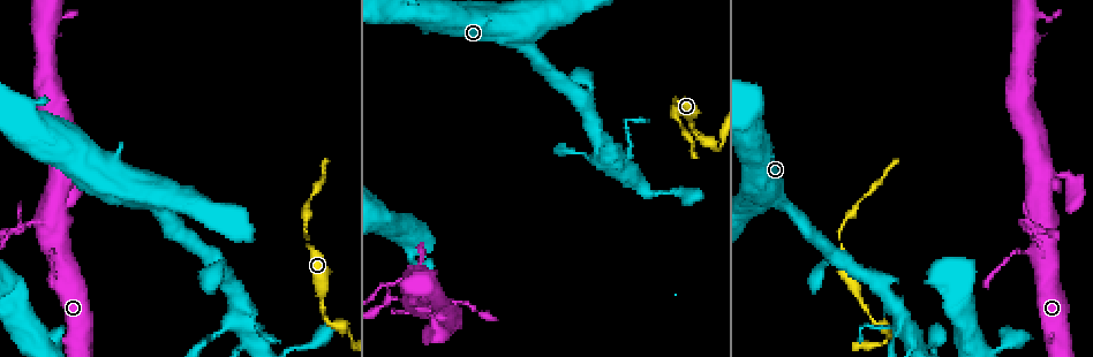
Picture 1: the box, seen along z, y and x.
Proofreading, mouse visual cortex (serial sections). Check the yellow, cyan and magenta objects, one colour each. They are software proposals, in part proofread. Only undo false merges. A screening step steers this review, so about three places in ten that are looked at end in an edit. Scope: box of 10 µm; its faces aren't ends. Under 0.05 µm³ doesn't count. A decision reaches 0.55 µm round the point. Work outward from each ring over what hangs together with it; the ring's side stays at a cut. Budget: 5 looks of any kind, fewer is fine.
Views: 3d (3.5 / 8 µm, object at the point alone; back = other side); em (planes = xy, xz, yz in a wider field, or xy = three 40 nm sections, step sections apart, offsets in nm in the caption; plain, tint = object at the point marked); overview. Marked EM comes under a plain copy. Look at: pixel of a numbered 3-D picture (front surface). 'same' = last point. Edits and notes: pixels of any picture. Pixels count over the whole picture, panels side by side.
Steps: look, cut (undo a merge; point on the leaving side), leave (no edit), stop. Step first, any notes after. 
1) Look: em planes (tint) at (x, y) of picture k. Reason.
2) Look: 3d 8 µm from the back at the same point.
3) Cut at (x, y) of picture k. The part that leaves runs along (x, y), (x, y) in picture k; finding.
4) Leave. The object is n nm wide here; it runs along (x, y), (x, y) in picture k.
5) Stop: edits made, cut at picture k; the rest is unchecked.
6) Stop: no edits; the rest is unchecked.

Look: 3d 3.5 µm at (673, 105) of picture 1. Thick turns thin.

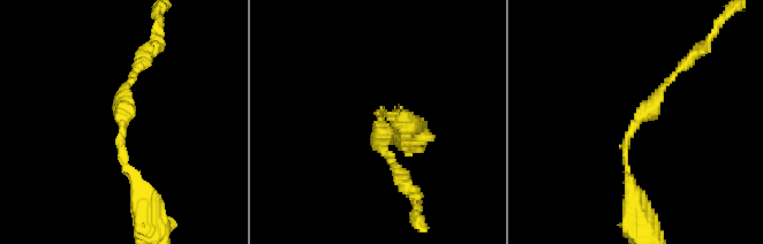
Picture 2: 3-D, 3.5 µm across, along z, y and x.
Look: em xy step 5 (tint) at (380, 119) of picture 2. Need the tissue.

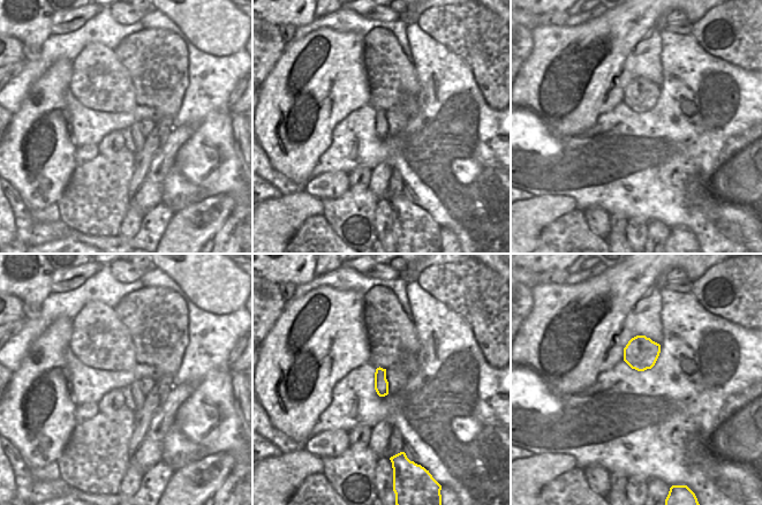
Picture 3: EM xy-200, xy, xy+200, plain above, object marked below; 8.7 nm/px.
Leave. It runs along (635, 199), (626, 142), (679, 68) in picture 2; continuous, no second cell.

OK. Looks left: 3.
Look: 3d 3.5 µm at (1040, 221) of picture 1. Thin neck.

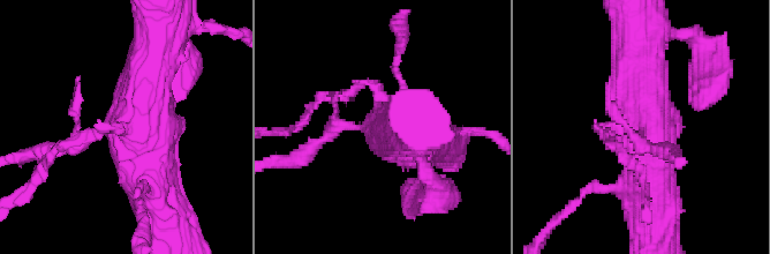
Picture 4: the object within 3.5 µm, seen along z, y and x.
Look: em xy step 5 (tint) at (374, 126) of picture 4. Shape alone is not enough.

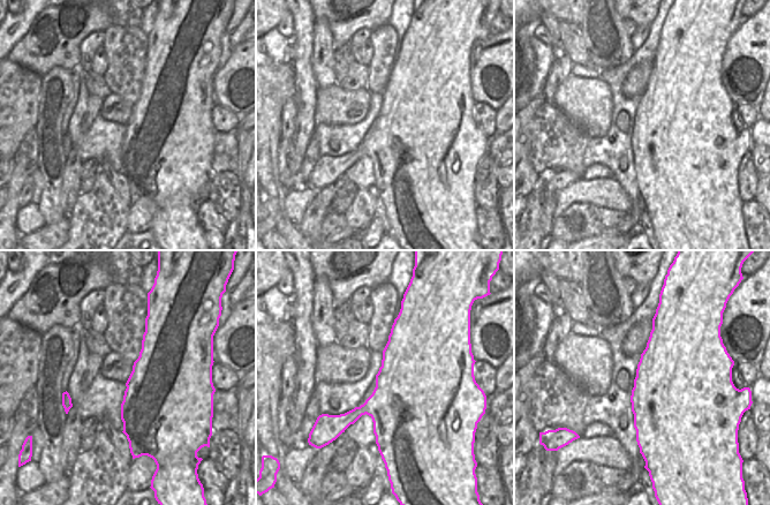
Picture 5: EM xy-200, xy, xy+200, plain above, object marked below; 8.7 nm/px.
Look: em xy step 2 (tint) at the same point. Cut it another way.

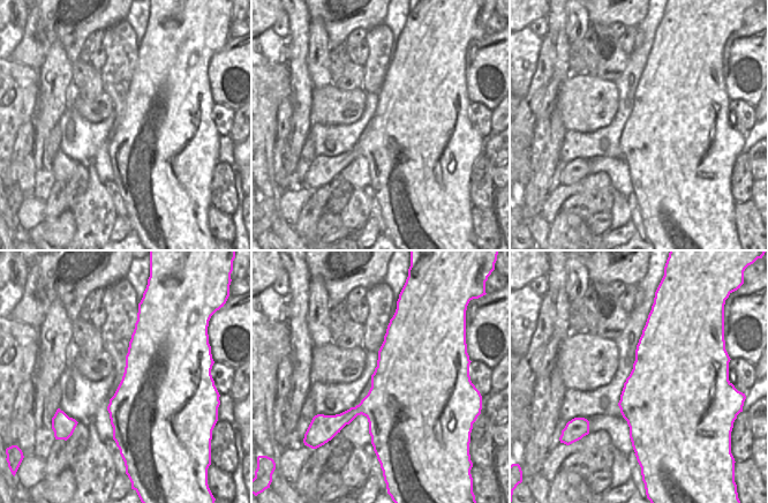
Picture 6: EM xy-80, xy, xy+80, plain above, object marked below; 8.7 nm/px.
Leave. The object is 650 nm wide here; it runs along (655, 204), (636, 52) in picture 4; all the same cell.

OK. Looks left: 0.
Stop: no edits; the rest is unchecked.

